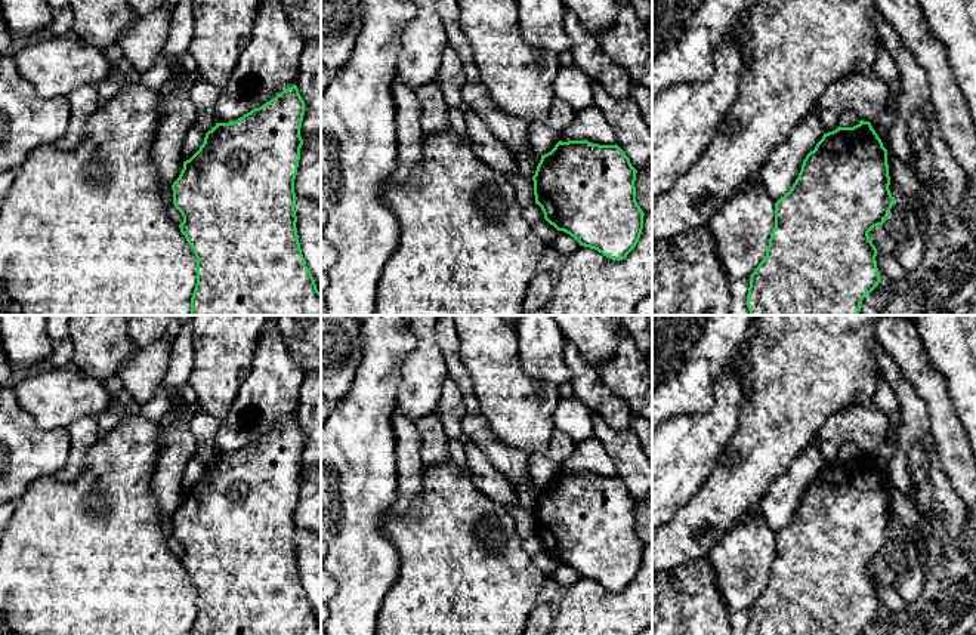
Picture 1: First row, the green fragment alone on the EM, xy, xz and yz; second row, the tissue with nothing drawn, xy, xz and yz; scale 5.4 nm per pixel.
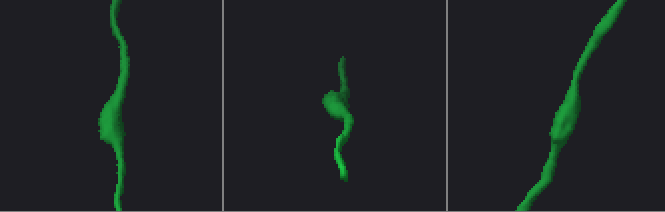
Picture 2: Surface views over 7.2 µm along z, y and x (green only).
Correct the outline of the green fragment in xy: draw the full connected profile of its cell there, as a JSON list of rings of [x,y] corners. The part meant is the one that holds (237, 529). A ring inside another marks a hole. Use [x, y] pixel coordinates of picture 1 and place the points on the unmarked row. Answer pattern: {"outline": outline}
{"outline": [[[296,416],[235,453],[216,454],[200,481],[173,514],[173,536],[182,545],[179,557],[197,589],[197,616],[191,635],[321,635],[321,625],[306,598],[297,567],[294,511],[303,471],[300,459],[305,432]]]}

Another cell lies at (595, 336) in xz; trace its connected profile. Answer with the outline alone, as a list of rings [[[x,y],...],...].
[[[553,315],[565,339],[599,370],[612,357],[623,315]]]

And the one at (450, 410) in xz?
[[[451,377],[445,379],[442,385],[436,416],[441,420],[447,437],[455,440],[461,438],[461,422],[466,416],[466,409],[463,404],[463,392]]]

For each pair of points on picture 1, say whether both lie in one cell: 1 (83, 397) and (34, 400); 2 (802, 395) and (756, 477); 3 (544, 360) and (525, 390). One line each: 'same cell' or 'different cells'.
1: same cell
2: same cell
3: different cells

